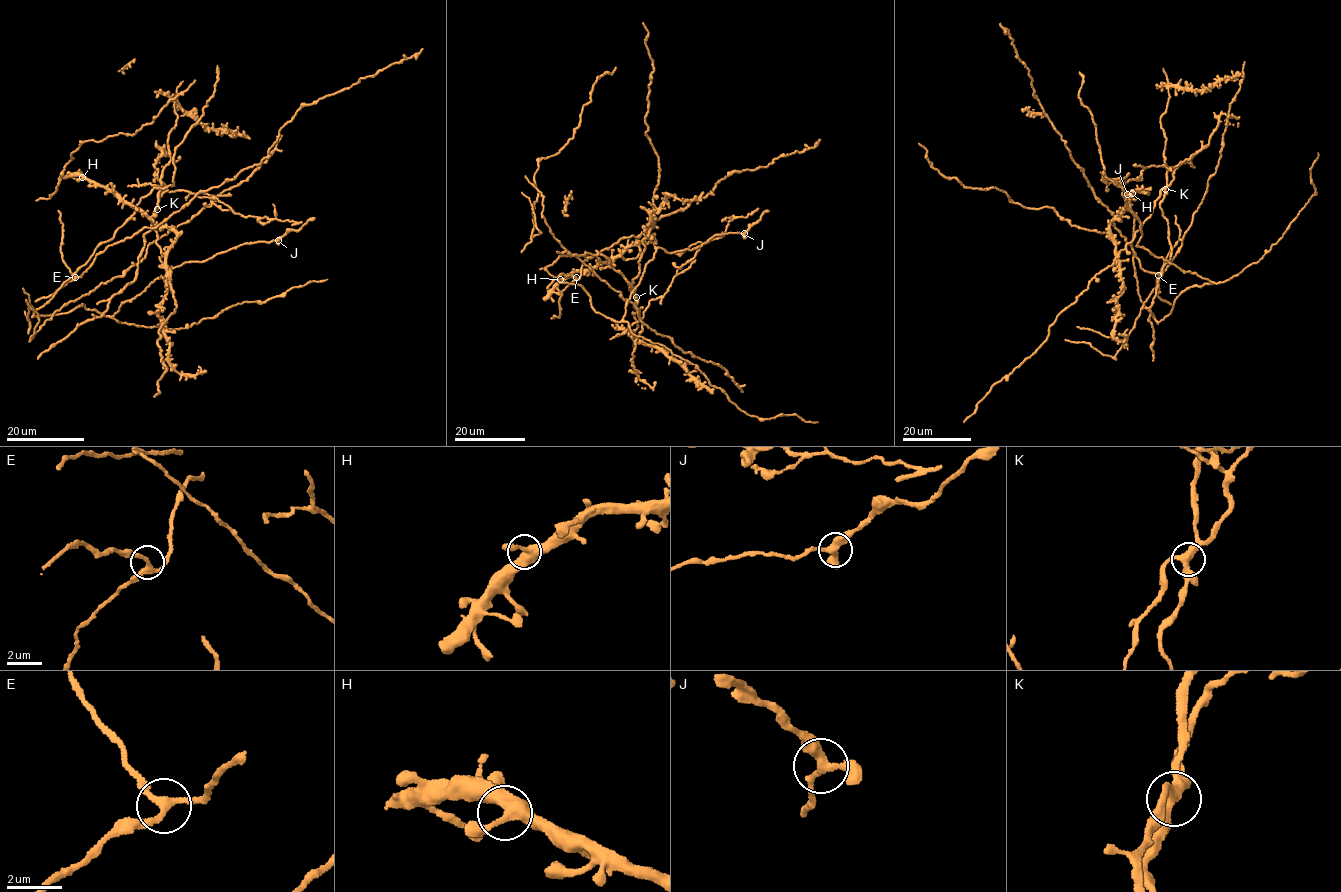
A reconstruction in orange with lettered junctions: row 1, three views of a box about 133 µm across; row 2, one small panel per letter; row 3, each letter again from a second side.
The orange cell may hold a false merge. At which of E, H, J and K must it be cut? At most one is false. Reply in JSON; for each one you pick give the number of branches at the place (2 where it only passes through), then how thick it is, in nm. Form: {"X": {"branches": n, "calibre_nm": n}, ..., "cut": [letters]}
{"K": {"branches": 3, "calibre_nm": 340}, "cut": ["K"]}

